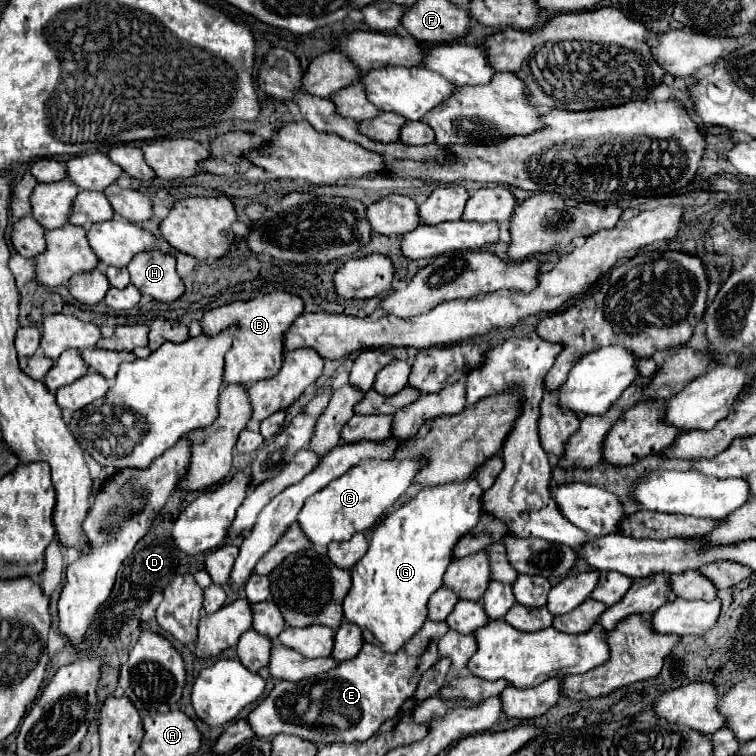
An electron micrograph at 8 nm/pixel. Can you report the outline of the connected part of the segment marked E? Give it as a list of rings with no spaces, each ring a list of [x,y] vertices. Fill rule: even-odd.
[[[431,622],[423,624],[423,628],[395,654],[381,652],[373,644],[363,644],[361,652],[349,660],[339,664],[337,668],[331,668],[329,672],[323,672],[313,678],[305,678],[299,682],[279,682],[275,688],[269,692],[265,700],[261,700],[247,716],[247,722],[251,724],[251,730],[259,738],[275,738],[277,734],[293,734],[303,740],[311,740],[315,744],[329,744],[329,742],[361,742],[367,740],[377,732],[383,720],[393,718],[401,704],[413,696],[417,690],[417,684],[421,676],[439,662],[439,650],[437,642],[439,638],[449,630],[447,622]]]

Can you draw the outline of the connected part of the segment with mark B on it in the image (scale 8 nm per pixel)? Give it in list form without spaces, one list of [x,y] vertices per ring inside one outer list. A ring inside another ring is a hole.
[[[277,290],[271,294],[259,294],[251,300],[237,300],[219,308],[209,310],[201,318],[203,334],[217,334],[227,328],[231,322],[239,322],[239,330],[231,350],[227,352],[225,362],[225,382],[227,384],[253,384],[263,378],[271,378],[279,372],[283,364],[283,350],[285,350],[285,334],[287,328],[303,314],[305,304],[303,298],[285,290]]]

